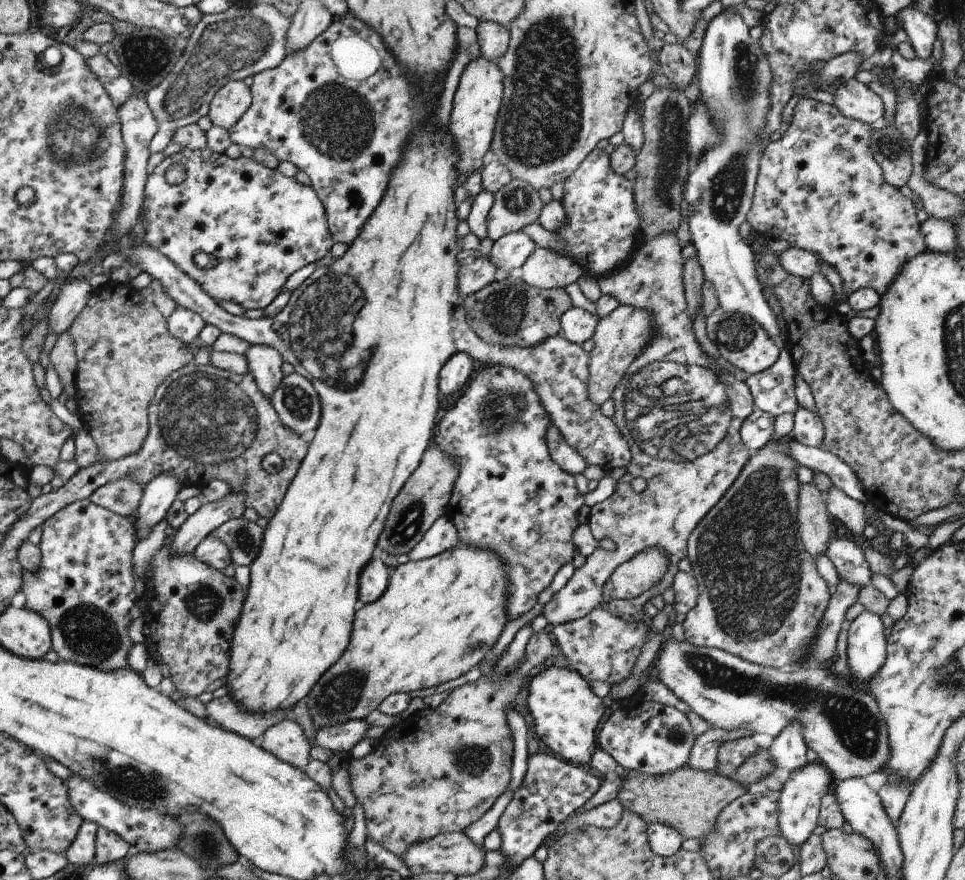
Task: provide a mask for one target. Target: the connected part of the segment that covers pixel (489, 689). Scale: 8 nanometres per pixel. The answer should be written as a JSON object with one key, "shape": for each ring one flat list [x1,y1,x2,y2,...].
{"shape":[[523,665,519,667,513,673,500,673,494,666,492,676,480,677,473,683,467,683,465,685,456,687,448,695,446,701,444,701,437,708,425,708,420,712,420,718,416,722,418,730,420,732,412,732,412,734,404,734,400,740,398,740,398,746,400,750,398,752,388,752,388,756,392,760,380,760,378,756,378,744,368,752,363,758,352,759,348,764,348,772,350,775,351,792,357,798,357,802,361,804,364,809,365,823,367,830,367,838,370,838,383,846,388,852,392,852,404,862,405,852,410,845,421,843,422,841,430,840,432,837,439,835,440,833,453,833,454,831,465,831,472,822,480,820,490,808,496,799,504,792,507,791,511,782,511,766,513,765,513,734,507,723,506,711,513,707,515,696,519,692,519,689,523,685,527,678,528,666]]}

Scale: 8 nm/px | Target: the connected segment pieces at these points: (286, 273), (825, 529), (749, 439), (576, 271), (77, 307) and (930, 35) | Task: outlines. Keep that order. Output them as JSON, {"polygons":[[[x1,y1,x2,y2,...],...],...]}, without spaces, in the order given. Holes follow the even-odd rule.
{"polygons":[[[209,147,203,149,182,149,181,151,171,154,162,160,159,165,154,166,153,172,147,176,145,182,145,199,143,202,143,213,141,218,146,221,146,232,144,240,151,247,159,250,163,255,166,255,174,264,178,265,190,278,193,278,206,294,220,300,231,300,236,304,240,304,244,310,248,309,263,309,266,308,285,288,285,282,289,276,292,276,296,270,308,266,324,258,328,252,331,252,332,237,328,230,329,222,326,222,325,203,322,202,321,197,317,191,310,185,303,185,299,183,295,177,287,177,280,173,278,169,271,169,264,166,257,160,248,157,239,157,232,159,226,153,216,153],[180,162,186,166,186,180,177,185,171,185,166,182,164,172,170,164]],[[800,484,798,522,800,538,808,554,815,560,825,554,831,541,834,526,830,524,830,516,826,506,826,495,814,484]],[[758,409,752,411,752,414,742,423,741,439,752,454,773,440,774,421,773,414]],[[536,247,517,272,529,285,541,289,562,289,585,274,583,266,554,249]],[[66,278,47,316,49,332,54,332,58,337,65,333,88,302,93,289,86,279,70,281]],[[912,6,902,9,898,15,902,17,904,30,910,38,917,58,932,56,932,45,937,38,938,25,933,16,917,11]]]}

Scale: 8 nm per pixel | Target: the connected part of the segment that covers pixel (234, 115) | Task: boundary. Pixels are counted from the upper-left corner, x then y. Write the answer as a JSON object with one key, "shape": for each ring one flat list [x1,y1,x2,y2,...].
{"shape":[[227,81,212,98,208,116,212,124,229,131,244,116,251,102,251,90,244,81]]}

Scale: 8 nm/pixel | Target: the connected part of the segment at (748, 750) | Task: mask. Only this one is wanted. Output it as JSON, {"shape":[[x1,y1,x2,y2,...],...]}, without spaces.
{"shape":[[751,736,721,744,717,752,716,773,723,777,730,776,749,756,755,755,758,749]]}

